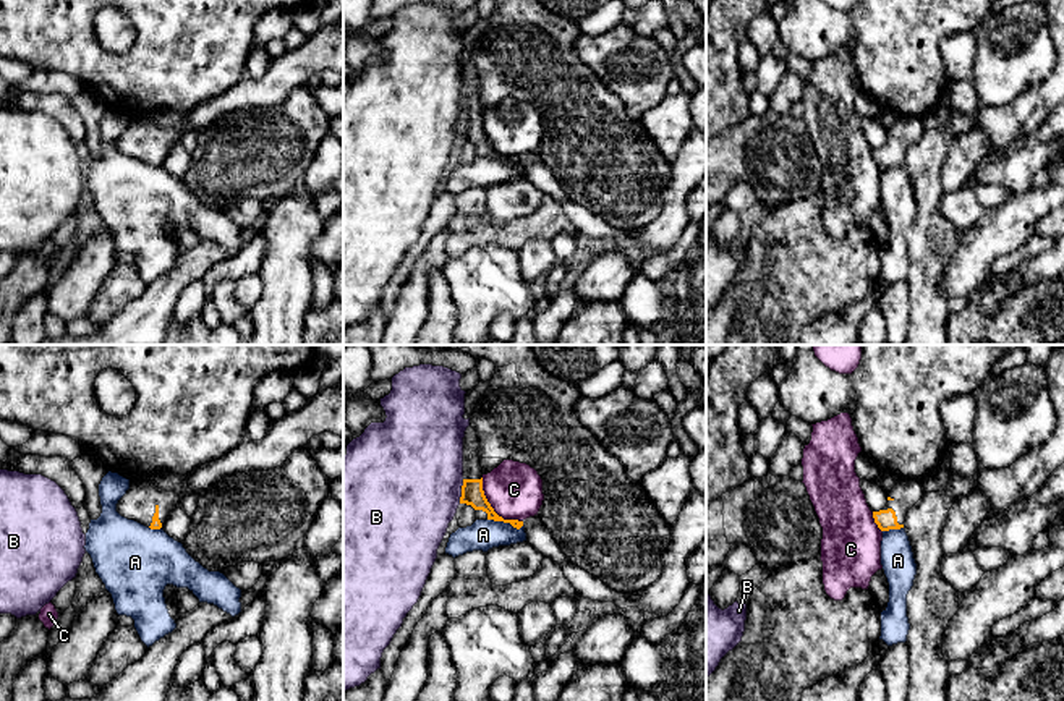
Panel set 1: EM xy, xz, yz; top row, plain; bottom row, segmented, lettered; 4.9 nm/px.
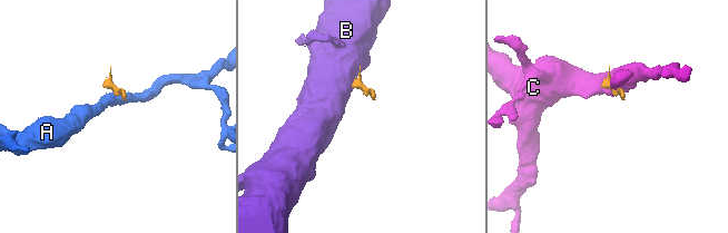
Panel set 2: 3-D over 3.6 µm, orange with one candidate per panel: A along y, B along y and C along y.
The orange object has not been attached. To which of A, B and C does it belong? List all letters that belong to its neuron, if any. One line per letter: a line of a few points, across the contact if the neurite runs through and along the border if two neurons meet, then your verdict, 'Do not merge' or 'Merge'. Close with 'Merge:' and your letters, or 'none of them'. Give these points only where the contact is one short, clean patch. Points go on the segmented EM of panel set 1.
A: Line: xz (488, 518), (509, 522), (517, 528), (522, 526). Do not merge
B: Line: xz (463, 480), (459, 502). Do not merge
C: Line: xz (481, 478), (481, 488), (489, 505), (504, 518), (522, 522). Do not merge
Merge: none of them

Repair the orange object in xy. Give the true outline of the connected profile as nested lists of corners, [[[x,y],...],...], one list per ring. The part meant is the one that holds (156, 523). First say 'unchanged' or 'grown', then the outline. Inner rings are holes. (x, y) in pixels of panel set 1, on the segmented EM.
grown | [[[149,479],[130,484],[130,489],[117,503],[117,512],[121,516],[151,529],[160,529],[175,508],[180,508],[180,495],[159,489]]]

